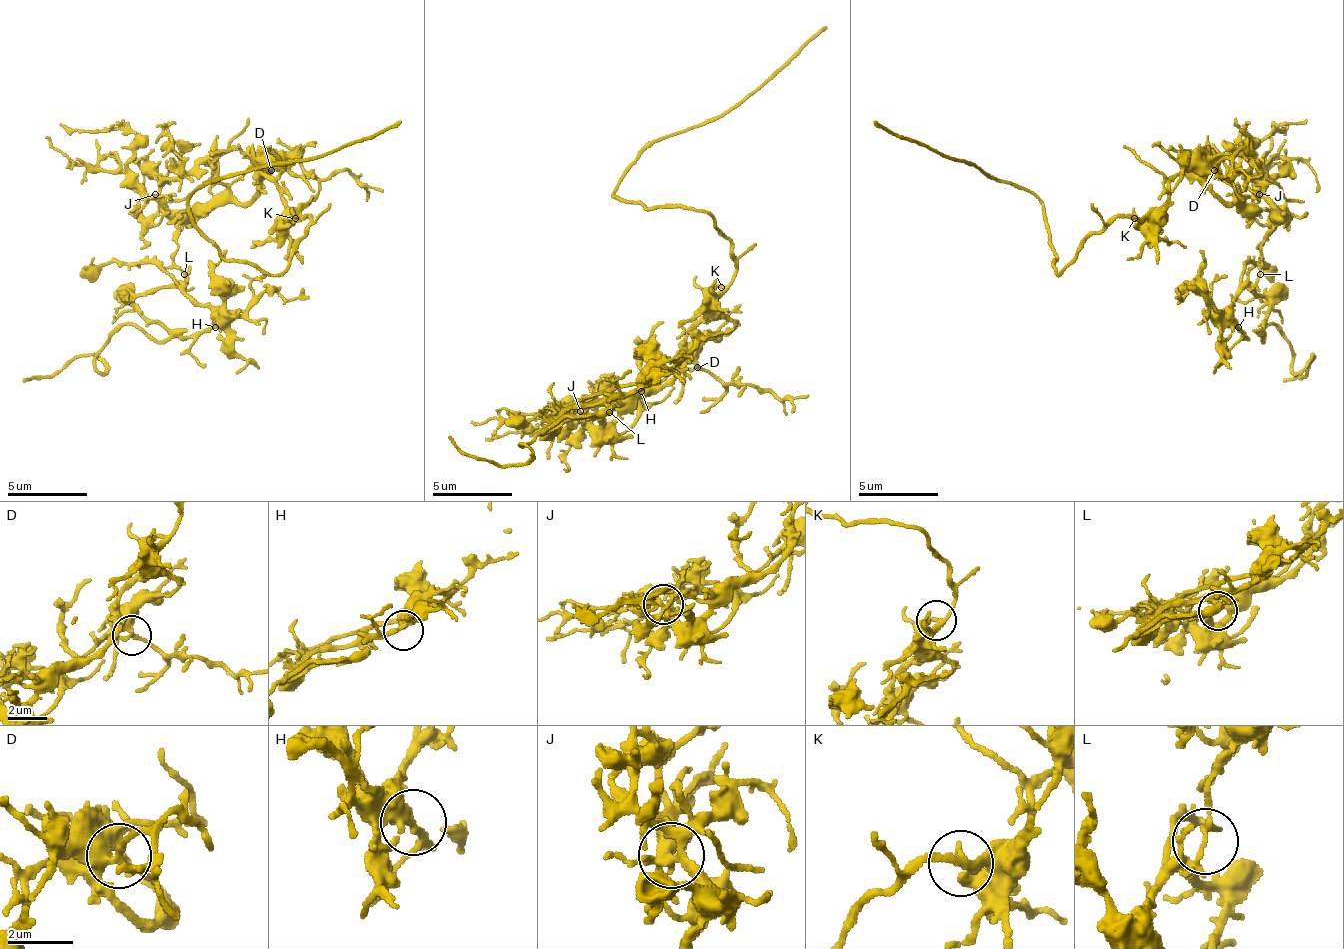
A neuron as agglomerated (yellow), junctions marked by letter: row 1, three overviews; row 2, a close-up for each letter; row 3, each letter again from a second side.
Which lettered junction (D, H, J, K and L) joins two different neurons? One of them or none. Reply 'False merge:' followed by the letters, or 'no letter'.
False merge: L

